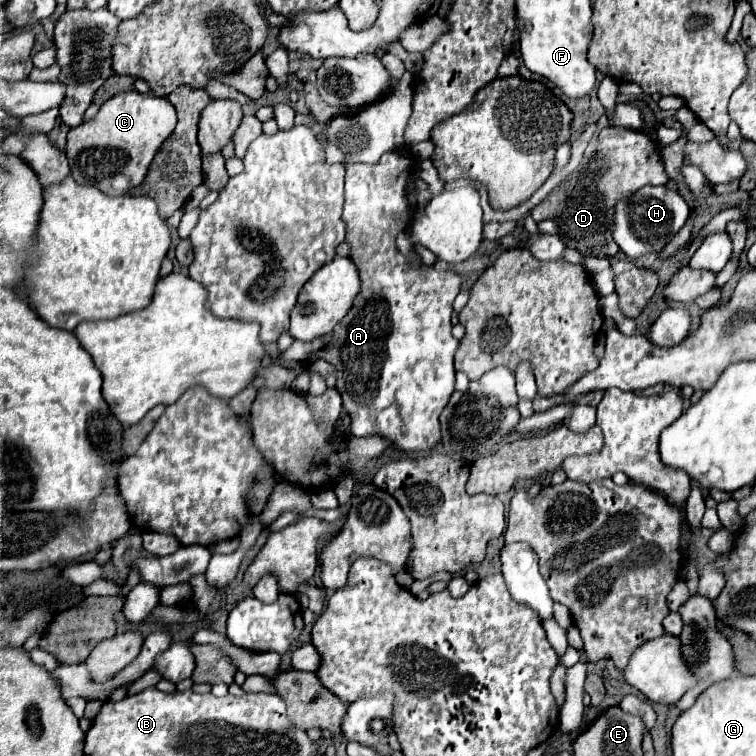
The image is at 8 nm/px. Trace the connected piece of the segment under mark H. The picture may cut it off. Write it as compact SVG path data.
M644 186L636 190L634 196L630 194L616 202L614 242L630 258L638 258L650 252L658 254L674 238L674 234L684 226L688 214L690 214L690 208L686 200L678 194L678 190L672 190L668 186Z

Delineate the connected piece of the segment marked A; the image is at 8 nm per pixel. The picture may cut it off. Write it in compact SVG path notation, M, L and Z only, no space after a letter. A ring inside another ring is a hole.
M386 152L382 156L382 160L378 164L346 164L346 202L344 202L344 214L342 214L342 220L346 222L346 242L352 246L352 252L350 252L350 258L354 260L354 264L358 266L360 270L360 280L362 280L362 290L360 294L356 296L354 300L354 306L350 308L350 312L342 318L342 322L338 324L338 328L334 328L332 334L326 334L326 336L320 336L312 342L298 342L294 340L294 344L280 354L280 362L312 362L312 360L326 360L330 362L334 368L336 368L336 390L342 394L342 404L346 406L346 410L350 412L350 418L352 418L352 434L354 436L382 436L386 440L390 440L398 450L404 450L404 452L430 452L438 440L440 440L440 424L438 424L438 416L440 412L444 410L444 406L448 404L452 392L454 392L454 352L458 348L458 340L450 334L452 330L452 302L456 298L456 294L460 292L460 284L462 284L462 278L452 272L452 270L444 270L440 264L436 266L426 266L422 264L420 256L412 250L410 254L400 254L398 248L396 248L396 236L406 230L406 226L410 224L412 220L412 208L406 200L406 188L408 188L408 182L410 182L410 174L416 174L416 164L408 158L408 156L400 156L396 152Z

